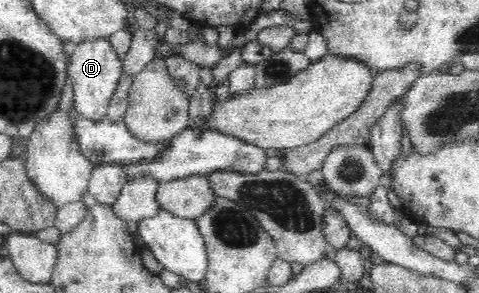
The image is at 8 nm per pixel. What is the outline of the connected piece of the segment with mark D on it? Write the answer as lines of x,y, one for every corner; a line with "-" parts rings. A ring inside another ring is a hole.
107,38
85,39
75,47
69,57
68,78
73,82
76,115
91,120
103,119
122,76
122,60

